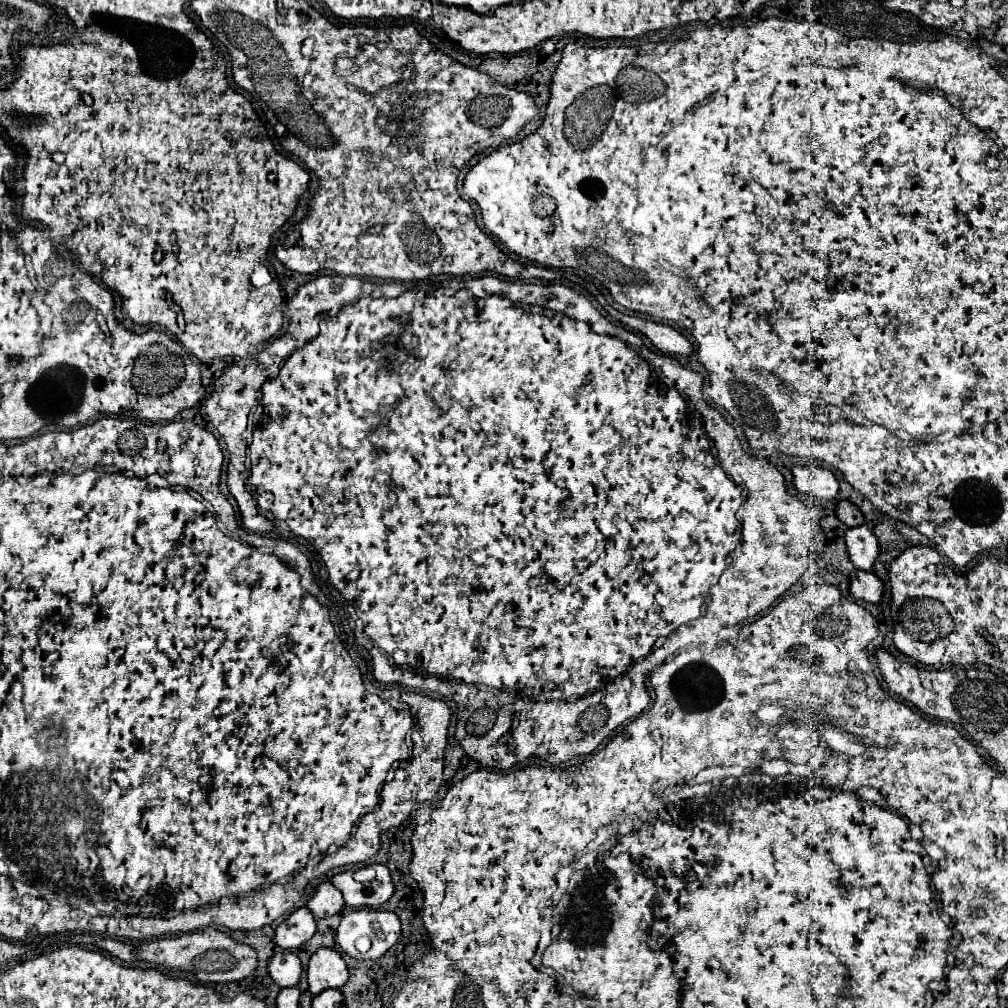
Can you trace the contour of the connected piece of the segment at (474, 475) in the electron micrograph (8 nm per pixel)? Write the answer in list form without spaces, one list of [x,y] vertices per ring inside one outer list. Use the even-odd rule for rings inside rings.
[[[321,275],[321,277],[317,277],[317,279],[313,279],[313,280],[311,280],[311,281],[309,281],[309,282],[307,282],[307,283],[305,283],[305,284],[304,284],[304,285],[301,285],[301,287],[299,287],[299,289],[297,289],[297,293],[296,293],[296,294],[295,294],[295,296],[294,296],[294,297],[293,297],[293,298],[292,298],[292,299],[291,299],[291,300],[289,300],[289,301],[288,301],[288,302],[287,302],[287,309],[288,309],[288,312],[289,312],[289,319],[287,319],[287,320],[286,320],[286,330],[285,330],[285,331],[284,331],[284,332],[283,332],[283,333],[282,333],[282,334],[281,334],[281,335],[282,335],[282,336],[281,336],[281,366],[282,366],[282,364],[283,364],[283,363],[282,363],[282,362],[283,362],[283,361],[285,361],[285,359],[287,359],[287,358],[288,358],[288,357],[289,357],[289,356],[290,356],[290,355],[291,355],[291,354],[292,354],[292,353],[293,353],[293,352],[295,352],[295,350],[297,350],[297,353],[293,353],[293,355],[291,355],[291,357],[289,357],[289,359],[287,359],[287,361],[285,361],[285,365],[283,365],[283,367],[281,367],[281,371],[275,371],[275,353],[271,353],[271,347],[267,347],[267,349],[263,349],[263,351],[261,351],[261,353],[259,353],[259,355],[257,355],[257,357],[255,357],[255,359],[253,359],[253,361],[247,361],[247,363],[235,363],[235,365],[231,365],[231,367],[229,367],[229,369],[227,369],[227,371],[225,371],[225,373],[223,373],[223,375],[221,375],[221,377],[219,377],[219,379],[217,379],[217,381],[215,381],[215,383],[213,383],[213,391],[211,391],[211,393],[209,393],[209,397],[207,397],[207,399],[205,399],[205,407],[207,407],[207,415],[209,415],[209,421],[211,421],[211,423],[213,423],[213,427],[215,427],[215,429],[217,429],[217,433],[219,433],[219,435],[221,435],[221,437],[223,437],[223,441],[225,441],[225,445],[227,445],[227,453],[229,453],[229,465],[227,465],[227,489],[229,489],[229,493],[231,493],[231,495],[233,495],[233,499],[235,499],[235,501],[237,501],[237,505],[239,505],[239,511],[241,511],[241,521],[243,521],[243,527],[245,527],[245,529],[249,529],[249,531],[263,531],[263,533],[269,533],[269,531],[273,531],[273,521],[271,521],[271,517],[267,517],[267,515],[263,515],[263,513],[261,513],[261,511],[259,511],[259,507],[263,507],[263,509],[267,509],[267,511],[271,511],[271,513],[273,513],[273,515],[275,515],[275,517],[277,517],[277,519],[281,519],[281,521],[285,521],[285,523],[287,523],[287,525],[289,525],[289,529],[291,529],[291,531],[293,531],[293,533],[295,533],[295,535],[301,535],[301,537],[303,537],[303,539],[307,539],[307,541],[309,541],[309,543],[311,543],[311,545],[313,545],[313,547],[315,547],[315,549],[317,549],[317,551],[319,551],[319,555],[321,555],[321,559],[323,559],[323,563],[325,563],[325,567],[327,567],[327,571],[329,571],[329,581],[331,581],[331,585],[333,585],[333,587],[335,587],[335,589],[337,589],[337,591],[339,591],[339,593],[341,593],[341,595],[343,595],[343,597],[345,597],[345,599],[347,599],[347,601],[349,601],[349,603],[351,603],[351,605],[353,605],[353,607],[355,607],[355,611],[357,611],[357,615],[359,615],[359,619],[361,619],[361,621],[363,621],[363,625],[365,625],[365,633],[367,633],[367,635],[369,635],[369,637],[371,637],[371,639],[373,639],[373,641],[375,641],[375,643],[377,643],[377,645],[379,645],[379,647],[381,647],[381,649],[385,649],[385,651],[387,651],[387,653],[389,653],[389,655],[391,655],[391,657],[393,657],[393,661],[395,661],[395,663],[397,663],[397,665],[407,665],[407,667],[413,667],[413,669],[417,669],[417,671],[423,671],[423,673],[429,673],[429,675],[439,675],[439,683],[437,683],[437,687],[435,687],[435,689],[433,689],[433,691],[437,691],[437,693],[441,693],[441,695],[445,695],[445,697],[447,697],[447,699],[453,699],[453,701],[455,701],[455,703],[457,703],[457,707],[459,707],[459,713],[457,713],[457,729],[455,729],[455,739],[457,739],[457,741],[459,741],[459,745],[461,745],[461,747],[463,747],[463,749],[465,749],[465,753],[467,753],[467,755],[469,755],[469,757],[473,757],[473,759],[477,759],[477,761],[479,761],[479,763],[481,763],[481,765],[485,765],[485,767],[493,767],[493,769],[501,769],[501,771],[507,771],[507,769],[511,769],[511,767],[513,767],[513,765],[515,765],[515,763],[521,763],[521,761],[525,761],[525,759],[527,759],[527,757],[541,757],[541,759],[547,759],[547,761],[549,761],[549,763],[553,763],[553,765],[557,765],[557,763],[563,763],[563,761],[569,761],[569,759],[573,759],[573,757],[577,757],[577,755],[589,755],[589,753],[591,753],[591,751],[593,751],[593,749],[595,749],[595,747],[597,747],[597,745],[599,745],[599,743],[601,743],[601,741],[603,741],[603,739],[605,739],[605,737],[607,737],[607,735],[609,735],[609,733],[611,733],[611,731],[613,731],[613,729],[615,729],[615,727],[619,727],[619,725],[621,725],[621,723],[623,723],[623,721],[627,721],[627,719],[631,719],[631,717],[637,717],[637,715],[639,715],[639,713],[641,713],[641,711],[643,711],[643,709],[645,709],[645,707],[647,707],[647,705],[649,705],[649,693],[647,693],[647,689],[645,689],[645,675],[647,675],[647,673],[649,673],[649,665],[647,665],[647,663],[645,663],[645,661],[647,661],[647,659],[643,659],[643,663],[637,663],[637,665],[639,665],[639,667],[637,667],[637,671],[635,671],[635,669],[633,669],[633,671],[631,671],[631,673],[625,673],[625,671],[627,671],[627,669],[629,669],[629,667],[631,667],[631,665],[633,665],[633,663],[635,663],[635,661],[637,661],[637,659],[641,659],[641,657],[645,657],[645,655],[647,655],[647,653],[649,653],[649,649],[651,649],[651,647],[653,647],[653,643],[655,643],[655,641],[657,641],[657,639],[659,639],[659,637],[667,637],[667,635],[669,635],[669,634],[671,634],[671,635],[669,635],[669,636],[668,636],[668,637],[667,637],[667,641],[663,641],[663,645],[661,645],[661,647],[659,647],[659,649],[661,649],[661,651],[659,651],[659,653],[655,653],[655,655],[657,655],[657,657],[659,657],[659,659],[661,659],[661,661],[659,661],[659,663],[657,663],[657,665],[655,665],[655,667],[656,667],[656,666],[658,666],[658,665],[659,665],[659,664],[661,664],[661,663],[663,663],[663,662],[665,662],[665,661],[666,661],[666,660],[667,660],[667,659],[668,659],[668,658],[670,658],[670,657],[672,657],[672,656],[674,656],[674,655],[678,655],[678,654],[679,654],[679,653],[681,653],[681,651],[685,651],[685,649],[693,649],[693,647],[699,647],[699,649],[715,649],[715,647],[721,647],[721,645],[725,645],[725,643],[731,643],[731,641],[735,641],[735,639],[737,639],[737,637],[738,637],[738,635],[739,635],[739,631],[740,631],[740,629],[741,629],[741,627],[742,627],[742,626],[743,626],[743,625],[747,625],[747,623],[752,623],[752,622],[753,622],[753,621],[756,621],[756,620],[757,620],[757,619],[759,619],[759,617],[762,617],[762,616],[763,616],[763,615],[765,615],[765,614],[766,614],[766,613],[768,613],[768,612],[769,612],[769,611],[771,611],[771,609],[772,609],[772,608],[773,608],[773,607],[775,607],[775,605],[777,605],[777,603],[780,603],[780,602],[781,602],[781,601],[783,601],[783,599],[785,599],[785,597],[791,597],[791,595],[796,595],[796,594],[797,594],[797,593],[799,593],[799,591],[802,591],[802,590],[803,590],[803,589],[805,589],[805,587],[813,587],[813,585],[817,585],[817,584],[828,584],[828,585],[829,585],[829,583],[813,583],[813,581],[811,581],[811,583],[809,583],[809,581],[805,581],[805,577],[807,577],[807,571],[809,571],[809,565],[811,565],[811,563],[813,563],[813,559],[815,559],[815,555],[819,555],[819,553],[817,553],[817,549],[811,549],[811,545],[813,545],[813,537],[815,537],[815,533],[817,533],[817,531],[819,531],[819,525],[817,525],[817,521],[813,521],[813,517],[811,517],[811,515],[809,515],[809,511],[807,511],[807,507],[805,507],[805,503],[803,503],[803,501],[801,501],[801,499],[797,499],[797,497],[793,497],[793,495],[789,495],[789,493],[787,493],[787,487],[785,487],[785,479],[783,479],[783,475],[781,475],[781,473],[779,473],[779,471],[777,471],[777,467],[775,467],[775,465],[773,465],[773,463],[771,463],[771,461],[769,461],[769,459],[757,459],[757,457],[753,457],[753,455],[749,455],[749,453],[745,453],[745,451],[743,451],[743,447],[741,447],[741,441],[739,441],[739,439],[737,439],[737,433],[735,433],[735,429],[733,429],[733,427],[731,427],[731,425],[729,425],[729,423],[727,423],[727,421],[725,421],[725,419],[723,419],[723,415],[721,415],[721,413],[719,413],[719,411],[715,411],[715,409],[713,409],[713,407],[709,407],[709,405],[707,405],[707,401],[705,401],[705,399],[703,399],[703,391],[701,391],[701,387],[703,387],[703,377],[701,377],[701,375],[699,375],[699,373],[695,373],[695,371],[691,371],[691,369],[685,369],[685,367],[683,367],[683,365],[681,365],[681,363],[679,363],[679,361],[677,361],[677,359],[675,359],[675,357],[669,357],[669,355],[653,355],[653,357],[651,357],[651,363],[653,363],[653,369],[655,369],[655,371],[657,371],[657,373],[659,373],[659,375],[661,375],[661,377],[667,377],[667,379],[671,379],[671,381],[673,381],[673,383],[675,383],[675,389],[669,389],[669,387],[667,387],[667,385],[665,385],[665,383],[663,383],[663,381],[661,381],[661,379],[659,379],[659,377],[657,377],[657,375],[655,375],[655,373],[653,373],[653,371],[651,371],[651,369],[649,369],[649,363],[647,363],[647,361],[643,361],[643,359],[641,359],[641,357],[639,357],[639,355],[637,355],[637,353],[635,353],[635,351],[633,351],[633,349],[629,349],[629,345],[625,345],[625,341],[617,341],[617,337],[609,337],[609,335],[611,335],[611,323],[609,323],[609,321],[607,321],[607,319],[605,319],[605,317],[603,317],[603,315],[601,315],[601,313],[599,313],[599,311],[597,311],[597,309],[595,309],[595,307],[593,307],[593,305],[591,305],[591,303],[589,303],[589,301],[587,301],[587,299],[585,299],[585,297],[583,297],[583,295],[581,295],[581,293],[577,293],[577,291],[575,291],[575,289],[571,289],[571,287],[567,287],[567,285],[539,285],[539,283],[537,283],[537,285],[535,285],[535,283],[533,283],[533,285],[531,285],[531,283],[529,283],[529,285],[521,285],[521,283],[511,283],[511,281],[505,281],[505,279],[499,279],[499,277],[495,277],[495,275],[487,275],[487,277],[481,277],[481,279],[480,279],[480,278],[474,278],[474,279],[471,279],[471,280],[469,280],[469,281],[457,281],[457,279],[455,279],[455,277],[429,277],[429,279],[425,279],[425,281],[423,281],[423,285],[421,285],[421,281],[419,281],[419,283],[411,283],[411,285],[405,285],[405,287],[409,287],[409,291],[405,291],[405,293],[401,293],[401,295],[399,295],[399,296],[398,296],[398,297],[395,297],[395,298],[393,298],[393,297],[389,297],[389,295],[385,295],[385,297],[365,297],[365,291],[369,291],[369,281],[365,281],[365,279],[361,279],[361,277],[345,277],[345,275]],[[493,291],[495,291],[495,293],[505,293],[505,295],[507,295],[507,297],[514,297],[514,301],[513,301],[513,302],[515,302],[515,301],[520,301],[520,302],[521,302],[521,303],[525,303],[525,304],[530,304],[530,305],[521,305],[521,303],[511,303],[511,301],[509,301],[509,299],[505,299],[505,297],[499,297],[499,295],[489,295],[489,297],[483,297],[483,292],[484,292],[484,293],[493,293]],[[317,317],[325,317],[325,319],[323,319],[323,321],[321,321],[321,331],[319,331],[319,335],[317,335],[317,337],[313,337],[313,319],[317,319]],[[407,323],[411,323],[411,351],[409,351],[409,349],[407,349],[407,347],[405,347],[405,343],[403,343],[403,337],[405,337],[405,329],[407,329]],[[367,331],[373,331],[373,333],[375,333],[375,335],[373,335],[373,337],[369,337],[369,339],[363,339],[363,337],[353,337],[353,335],[365,335],[365,333],[367,333]],[[681,395],[685,395],[685,397],[687,397],[687,399],[689,399],[689,401],[691,401],[691,403],[693,403],[693,405],[695,405],[695,407],[697,407],[697,411],[699,411],[699,413],[701,413],[701,415],[703,415],[703,423],[705,423],[705,429],[703,429],[703,425],[701,425],[701,421],[695,421],[695,417],[693,417],[693,415],[691,415],[691,413],[687,413],[687,403],[685,403],[685,399],[683,399],[683,397],[681,397]],[[259,397],[261,397],[261,405],[263,405],[263,417],[261,417],[261,423],[259,423],[259,427],[255,427],[255,429],[253,429],[253,441],[251,441],[251,445],[249,445],[249,457],[251,457],[251,477],[249,477],[249,473],[247,473],[247,469],[245,469],[245,457],[247,457],[247,455],[245,455],[245,447],[247,447],[247,441],[245,441],[245,431],[247,431],[247,415],[249,415],[249,411],[251,411],[251,409],[253,409],[253,407],[257,407],[257,403],[259,403]],[[705,431],[707,431],[707,435],[709,435],[709,437],[711,437],[711,441],[713,441],[713,443],[715,443],[715,447],[717,447],[717,459],[719,459],[719,463],[717,463],[717,461],[715,461],[715,457],[713,457],[713,455],[711,455],[711,445],[709,445],[709,439],[707,439],[707,435],[705,435]],[[467,557],[469,557],[469,559],[471,559],[471,563],[473,563],[473,565],[471,565],[471,567],[467,567],[467,565],[465,565],[465,563],[463,563],[463,561],[465,561],[465,559],[467,559]],[[467,571],[469,571],[469,573],[471,573],[471,571],[473,571],[473,573],[475,573],[475,577],[469,577],[469,573],[467,573]],[[475,685],[487,685],[487,687],[495,687],[495,689],[505,689],[505,691],[499,691],[499,693],[493,693],[493,691],[481,691],[481,689],[477,689],[477,687],[475,687]],[[507,691],[519,691],[519,693],[525,693],[525,695],[527,695],[527,697],[529,697],[529,699],[523,699],[523,697],[517,697],[517,693],[507,693]],[[569,697],[581,697],[581,699],[575,699],[575,701],[551,701],[551,699],[569,699]]]

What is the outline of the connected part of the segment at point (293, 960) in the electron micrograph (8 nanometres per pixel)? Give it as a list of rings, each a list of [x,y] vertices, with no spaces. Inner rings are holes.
[[[277,951],[273,953],[269,965],[269,975],[279,987],[293,987],[299,983],[301,977],[301,961],[293,951]]]

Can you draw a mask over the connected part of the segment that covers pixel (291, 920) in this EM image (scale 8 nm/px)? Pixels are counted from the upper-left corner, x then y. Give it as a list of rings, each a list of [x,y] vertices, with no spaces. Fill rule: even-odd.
[[[299,907],[275,929],[275,943],[281,949],[297,949],[305,941],[309,941],[313,933],[315,917],[307,907]]]

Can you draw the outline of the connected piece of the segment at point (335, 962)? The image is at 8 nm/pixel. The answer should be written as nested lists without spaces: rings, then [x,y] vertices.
[[[319,947],[309,959],[307,979],[309,979],[309,991],[317,995],[329,987],[333,989],[343,987],[345,981],[349,979],[349,971],[343,957],[335,949]]]

